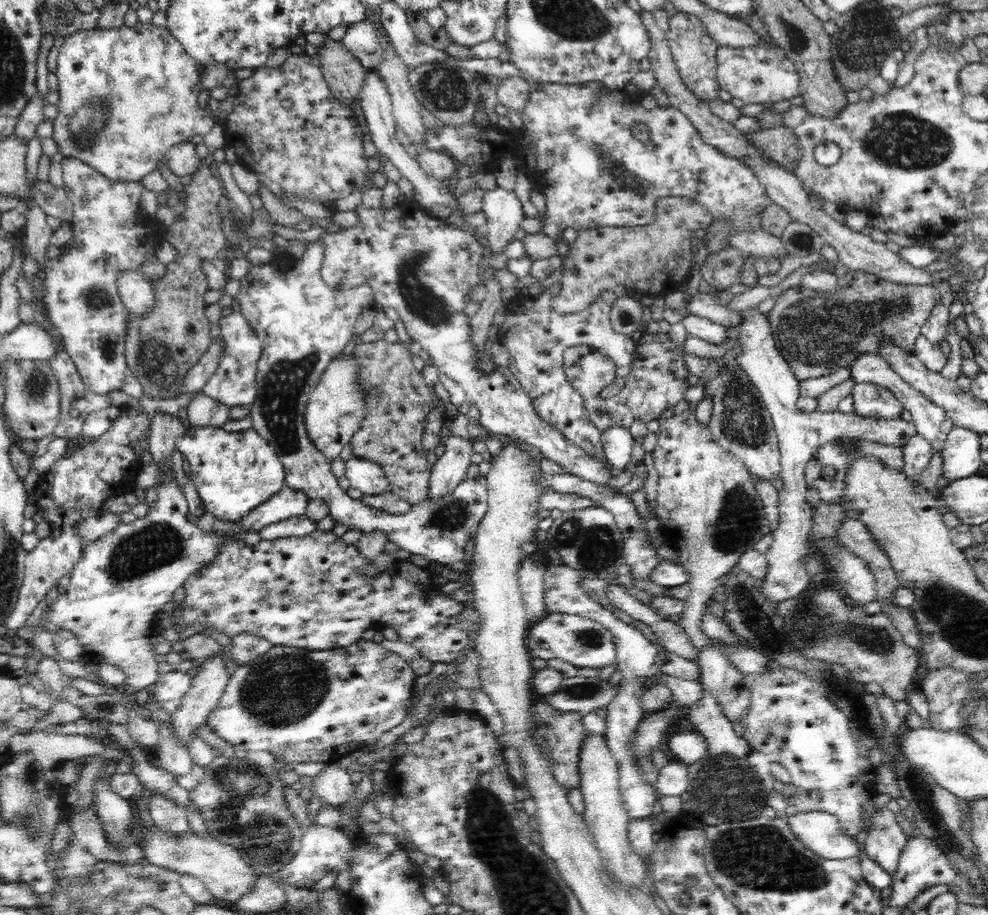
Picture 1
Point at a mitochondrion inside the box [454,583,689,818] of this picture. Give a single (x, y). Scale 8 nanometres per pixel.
(581, 690)

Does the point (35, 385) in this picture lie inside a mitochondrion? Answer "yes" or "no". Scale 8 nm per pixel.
yes

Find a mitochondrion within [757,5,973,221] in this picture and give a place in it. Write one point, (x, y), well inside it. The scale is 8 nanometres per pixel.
(901, 140)

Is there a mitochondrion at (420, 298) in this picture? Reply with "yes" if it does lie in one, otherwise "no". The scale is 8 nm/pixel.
yes

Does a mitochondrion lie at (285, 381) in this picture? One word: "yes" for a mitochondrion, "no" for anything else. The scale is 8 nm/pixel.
yes

